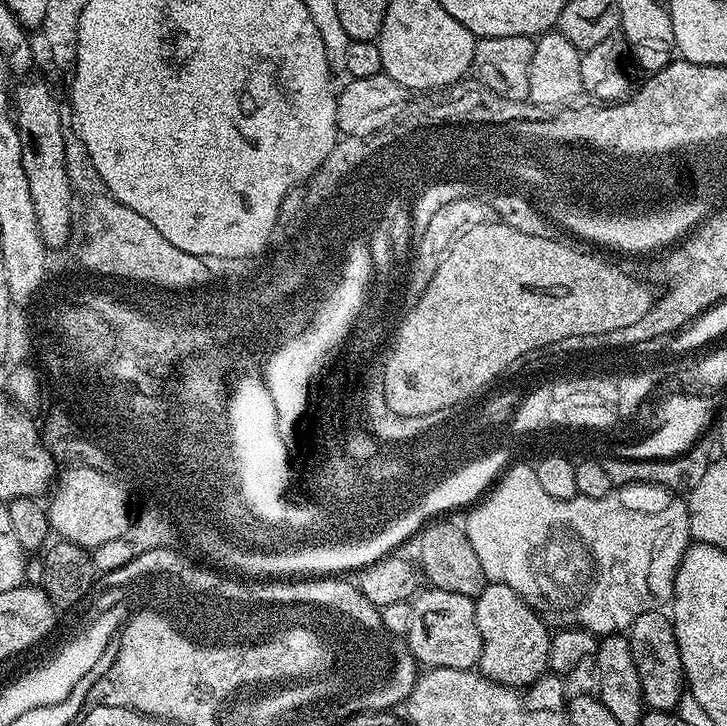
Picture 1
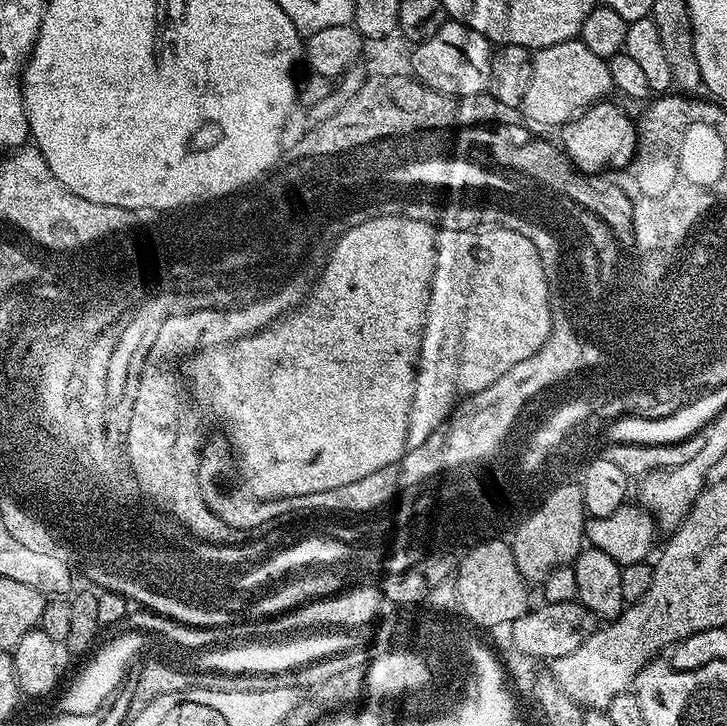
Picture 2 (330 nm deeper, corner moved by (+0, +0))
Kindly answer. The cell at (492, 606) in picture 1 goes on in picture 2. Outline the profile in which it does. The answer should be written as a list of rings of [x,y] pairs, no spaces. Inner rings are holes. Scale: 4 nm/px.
[[[579,483],[562,484],[558,488],[553,487],[548,493],[551,497],[549,505],[544,505],[540,512],[531,509],[527,513],[528,517],[520,525],[515,525],[510,536],[514,562],[528,582],[543,582],[553,568],[571,565],[586,544],[586,513]]]

